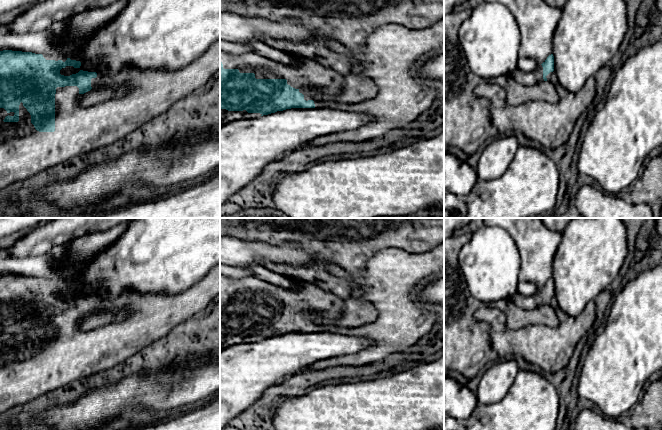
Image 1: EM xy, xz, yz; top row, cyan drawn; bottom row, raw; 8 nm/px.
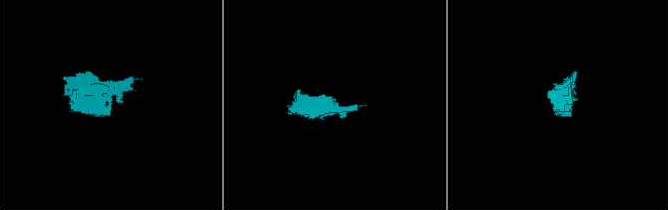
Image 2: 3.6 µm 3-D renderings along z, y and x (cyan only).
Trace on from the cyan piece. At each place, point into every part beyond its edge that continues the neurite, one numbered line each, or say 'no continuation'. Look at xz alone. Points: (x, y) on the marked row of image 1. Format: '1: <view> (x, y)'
1: xz (389, 56)

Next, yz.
1: yz (535, 76)

